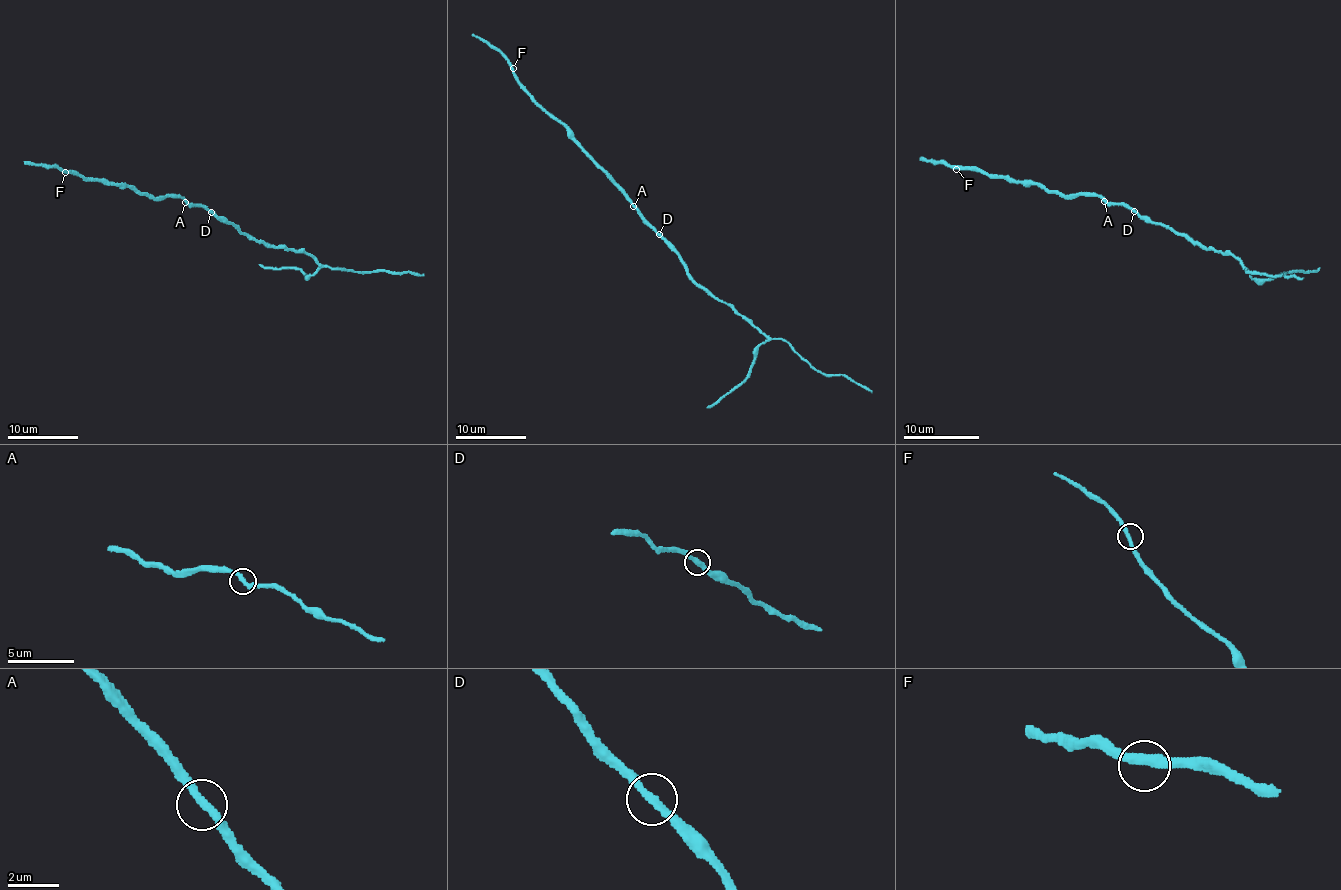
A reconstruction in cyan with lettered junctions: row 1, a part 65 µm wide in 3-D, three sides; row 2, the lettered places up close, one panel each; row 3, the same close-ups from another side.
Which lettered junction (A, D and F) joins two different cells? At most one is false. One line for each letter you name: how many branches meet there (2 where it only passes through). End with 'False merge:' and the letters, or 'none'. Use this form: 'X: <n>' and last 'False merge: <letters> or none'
D: 2
False merge: D

